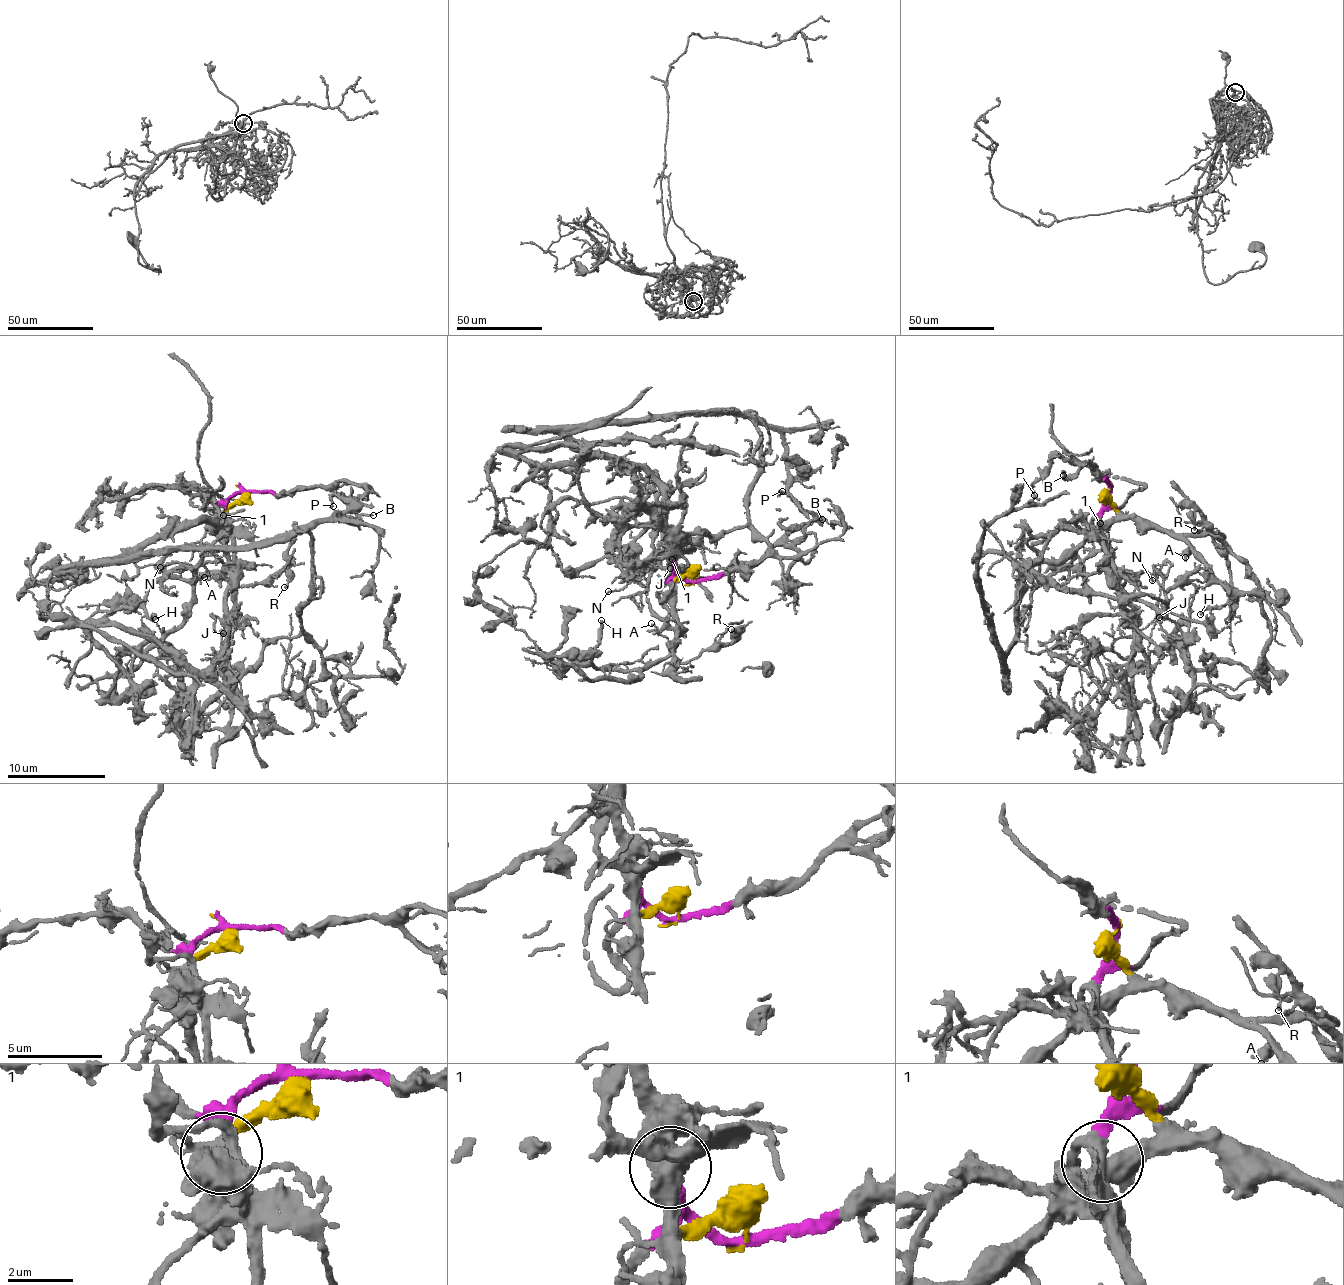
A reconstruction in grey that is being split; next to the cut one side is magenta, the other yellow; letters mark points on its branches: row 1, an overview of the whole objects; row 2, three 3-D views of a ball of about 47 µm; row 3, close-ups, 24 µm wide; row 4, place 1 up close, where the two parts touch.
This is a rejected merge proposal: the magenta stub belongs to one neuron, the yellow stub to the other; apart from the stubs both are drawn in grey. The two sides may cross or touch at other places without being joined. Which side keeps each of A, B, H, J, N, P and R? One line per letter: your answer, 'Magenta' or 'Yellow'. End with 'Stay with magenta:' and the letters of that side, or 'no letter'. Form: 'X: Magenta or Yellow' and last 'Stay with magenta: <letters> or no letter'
A: Yellow
B: Magenta
H: Yellow
J: Yellow
N: Magenta
P: Magenta
R: Yellow
Stay with magenta: B, N, P

